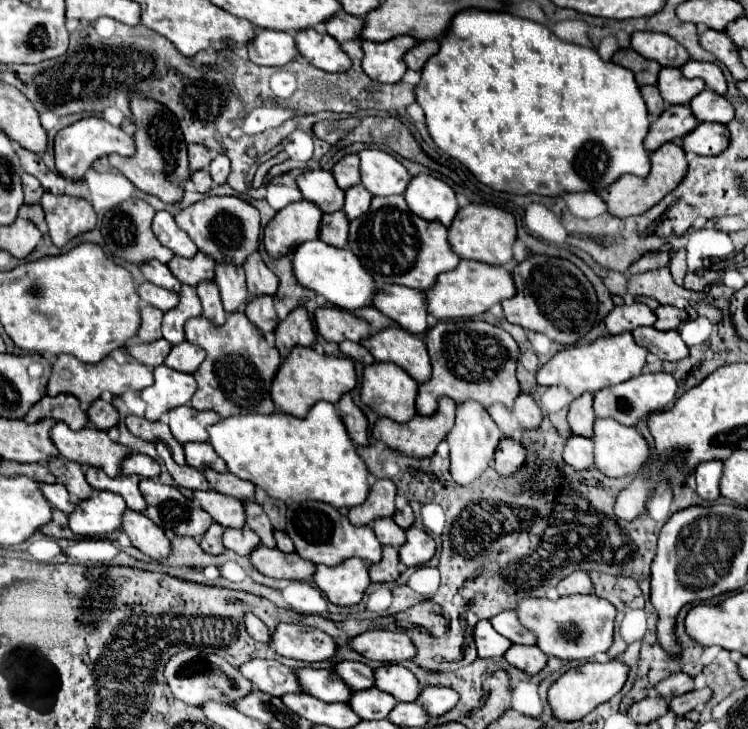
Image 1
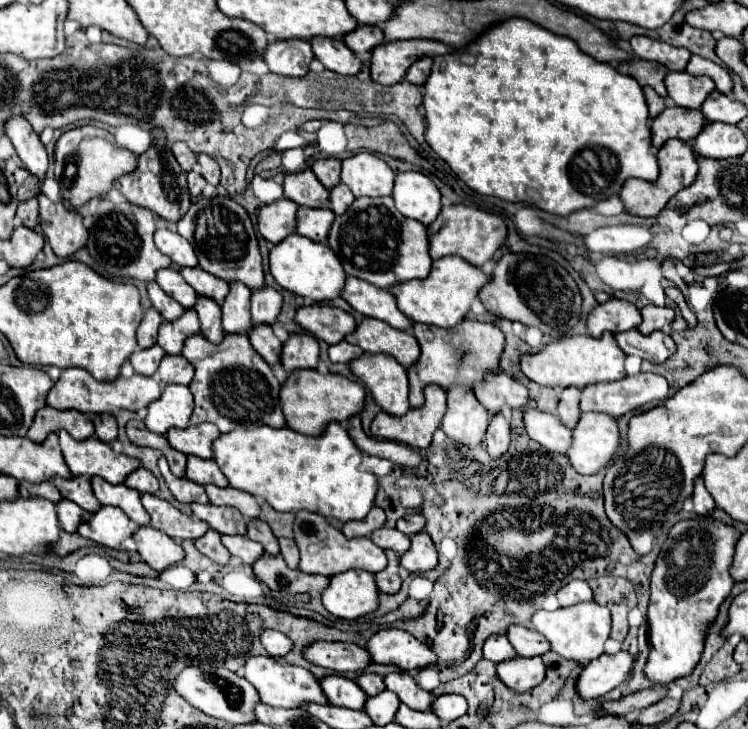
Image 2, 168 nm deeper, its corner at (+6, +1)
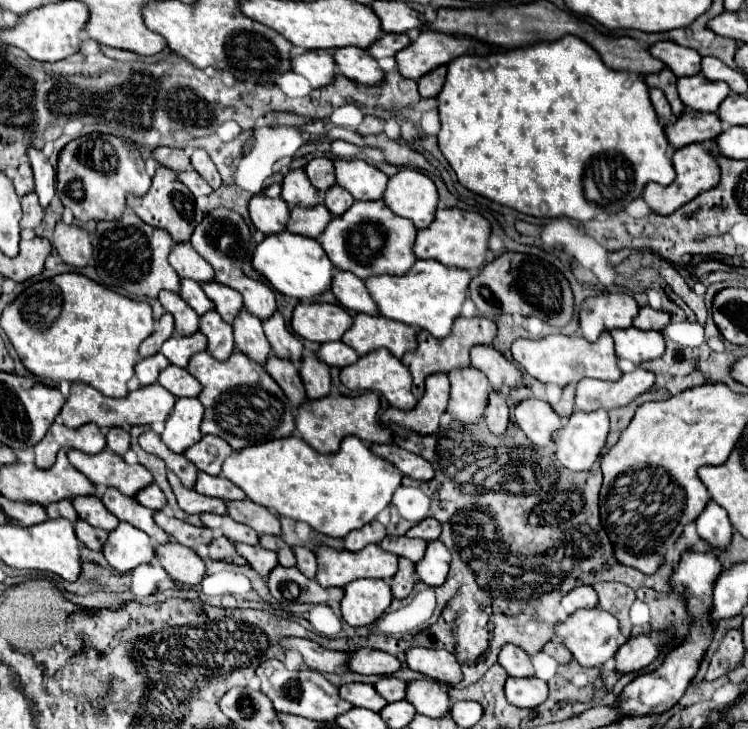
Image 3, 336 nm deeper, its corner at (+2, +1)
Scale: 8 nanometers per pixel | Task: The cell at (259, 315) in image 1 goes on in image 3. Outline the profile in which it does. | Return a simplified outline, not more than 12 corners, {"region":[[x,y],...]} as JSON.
{"region":[[278,357],[266,371],[286,397],[300,407],[308,397],[294,363]]}

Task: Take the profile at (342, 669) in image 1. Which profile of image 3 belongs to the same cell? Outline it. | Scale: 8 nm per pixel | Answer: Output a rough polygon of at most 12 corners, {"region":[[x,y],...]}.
{"region":[[382,677],[374,687],[388,703],[406,699],[406,683]]}

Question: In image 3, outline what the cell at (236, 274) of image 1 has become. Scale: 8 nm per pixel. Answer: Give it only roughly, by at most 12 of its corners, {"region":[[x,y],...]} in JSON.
{"region":[[242,309],[232,323],[236,351],[266,365],[270,343],[258,317]]}

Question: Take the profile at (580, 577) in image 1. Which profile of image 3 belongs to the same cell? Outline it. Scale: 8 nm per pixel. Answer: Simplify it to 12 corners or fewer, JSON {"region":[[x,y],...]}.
{"region":[[580,585],[562,599],[568,615],[576,609],[594,609],[598,595]]}

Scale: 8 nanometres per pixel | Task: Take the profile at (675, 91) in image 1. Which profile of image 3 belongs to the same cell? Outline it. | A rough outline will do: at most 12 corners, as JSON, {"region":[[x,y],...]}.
{"region":[[704,75],[678,79],[686,107],[716,113],[730,95],[722,81]]}

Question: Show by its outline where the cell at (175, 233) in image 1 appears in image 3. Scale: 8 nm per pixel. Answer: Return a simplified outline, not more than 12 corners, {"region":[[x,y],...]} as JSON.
{"region":[[190,243],[168,261],[182,279],[214,281],[212,265]]}

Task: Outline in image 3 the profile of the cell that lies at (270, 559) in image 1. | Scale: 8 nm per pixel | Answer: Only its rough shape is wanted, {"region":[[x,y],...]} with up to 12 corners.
{"region":[[278,565],[268,589],[280,603],[340,603],[296,567]]}

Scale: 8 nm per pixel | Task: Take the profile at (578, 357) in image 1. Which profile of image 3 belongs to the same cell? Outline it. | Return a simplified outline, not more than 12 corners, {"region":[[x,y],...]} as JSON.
{"region":[[608,331],[596,343],[520,339],[512,357],[540,383],[618,381]]}

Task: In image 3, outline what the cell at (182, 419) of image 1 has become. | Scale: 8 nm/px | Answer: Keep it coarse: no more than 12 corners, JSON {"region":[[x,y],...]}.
{"region":[[204,435],[184,455],[204,473],[220,475],[232,447]]}

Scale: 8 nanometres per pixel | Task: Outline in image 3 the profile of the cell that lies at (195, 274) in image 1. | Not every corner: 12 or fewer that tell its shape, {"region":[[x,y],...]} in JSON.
{"region":[[222,283],[202,285],[216,311],[232,323],[244,307],[242,295]]}

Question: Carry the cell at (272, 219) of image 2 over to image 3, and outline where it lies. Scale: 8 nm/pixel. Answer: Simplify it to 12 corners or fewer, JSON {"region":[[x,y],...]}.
{"region":[[254,195],[250,219],[264,235],[286,229],[290,209],[284,199]]}

